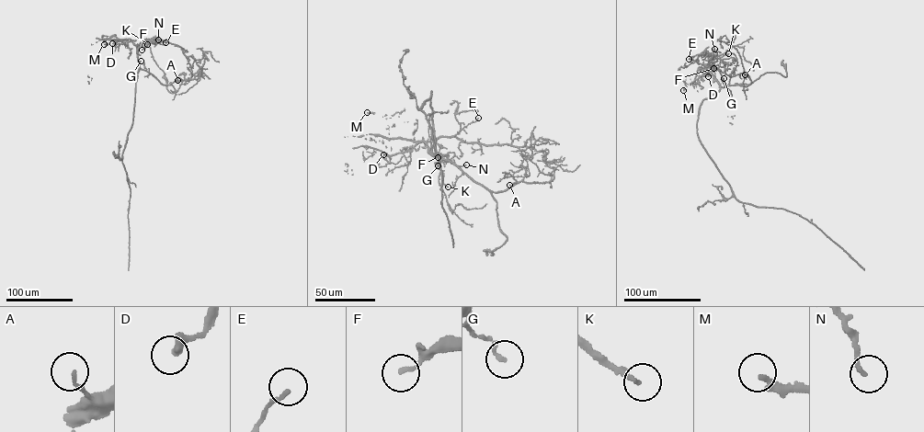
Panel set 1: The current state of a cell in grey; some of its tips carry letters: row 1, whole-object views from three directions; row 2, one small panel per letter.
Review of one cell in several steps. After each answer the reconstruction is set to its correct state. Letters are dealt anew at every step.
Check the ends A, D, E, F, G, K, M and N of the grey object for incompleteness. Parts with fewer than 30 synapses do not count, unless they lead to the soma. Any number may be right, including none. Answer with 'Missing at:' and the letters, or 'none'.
Missing at: none

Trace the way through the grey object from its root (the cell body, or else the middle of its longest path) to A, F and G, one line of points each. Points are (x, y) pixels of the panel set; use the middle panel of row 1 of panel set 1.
A: (431, 92), (436, 155), (450, 161), (471, 179), (493, 191), (504, 190), (509, 185)
F: (431, 92), (435, 155), (428, 153), (447, 154), (449, 159), (454, 154), (450, 152), (438, 157)
G: (431, 92), (434, 148), (436, 155), (441, 159), (435, 163), (438, 165)

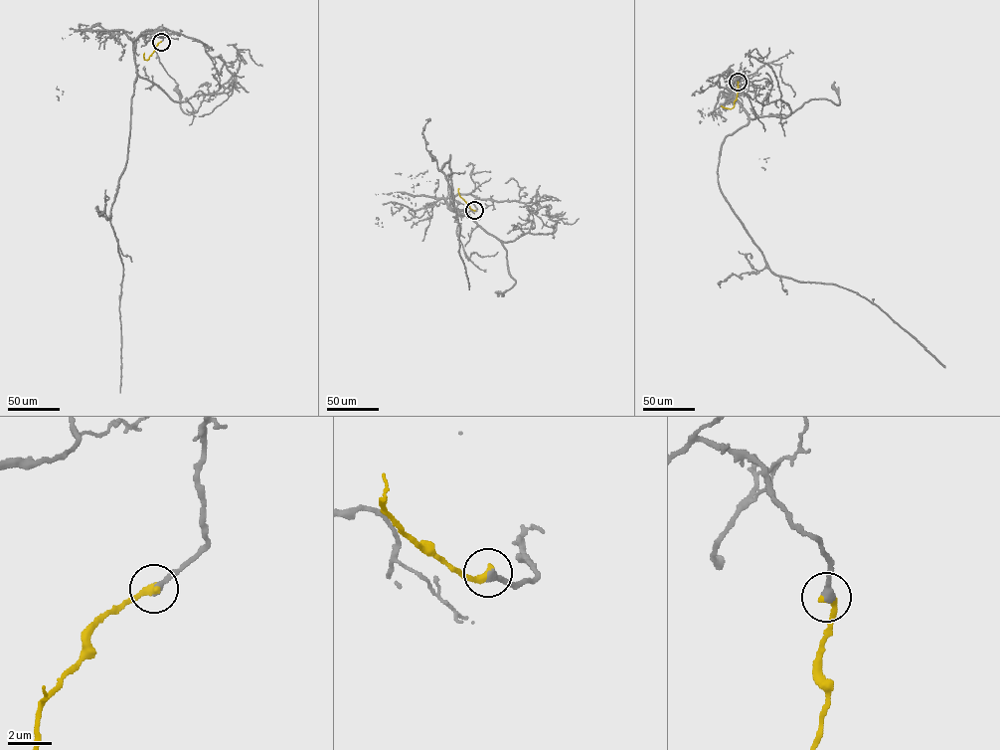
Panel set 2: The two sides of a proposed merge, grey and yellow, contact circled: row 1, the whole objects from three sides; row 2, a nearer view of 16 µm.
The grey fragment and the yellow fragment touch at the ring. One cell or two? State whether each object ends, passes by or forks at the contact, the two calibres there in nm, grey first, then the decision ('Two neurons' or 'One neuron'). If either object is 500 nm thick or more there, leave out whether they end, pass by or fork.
At the ring grey ends. At the ring yellow ends. Thickness 360 nm (grey) against 360 nm. One neuron

